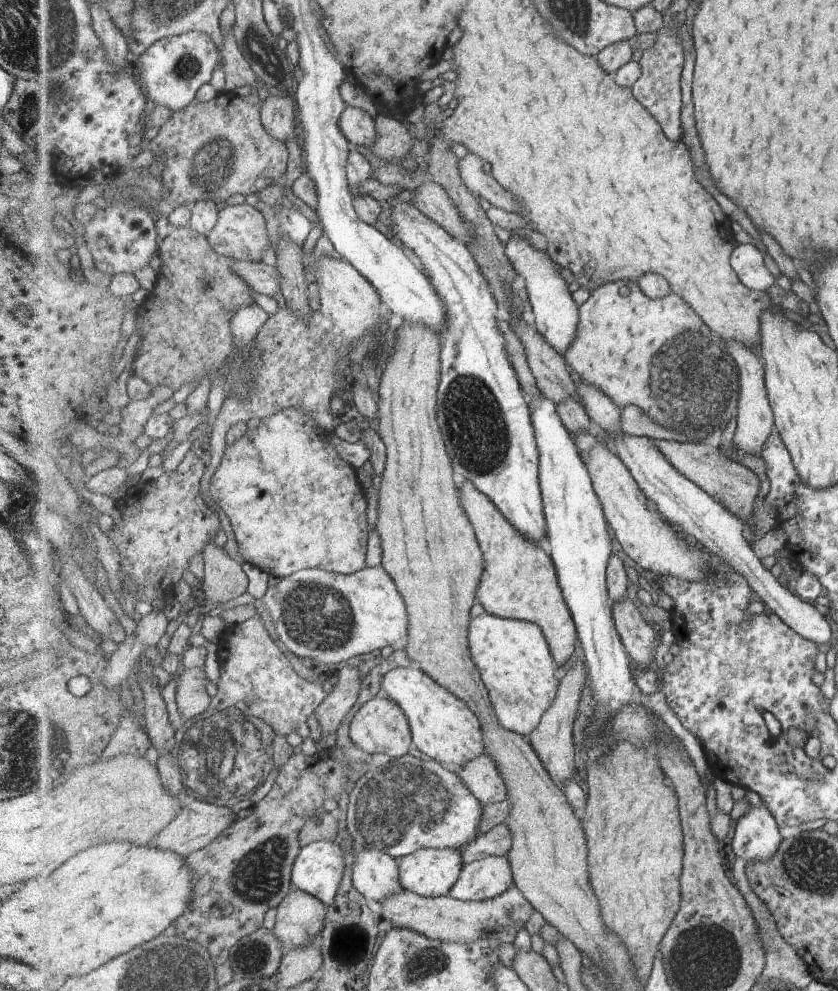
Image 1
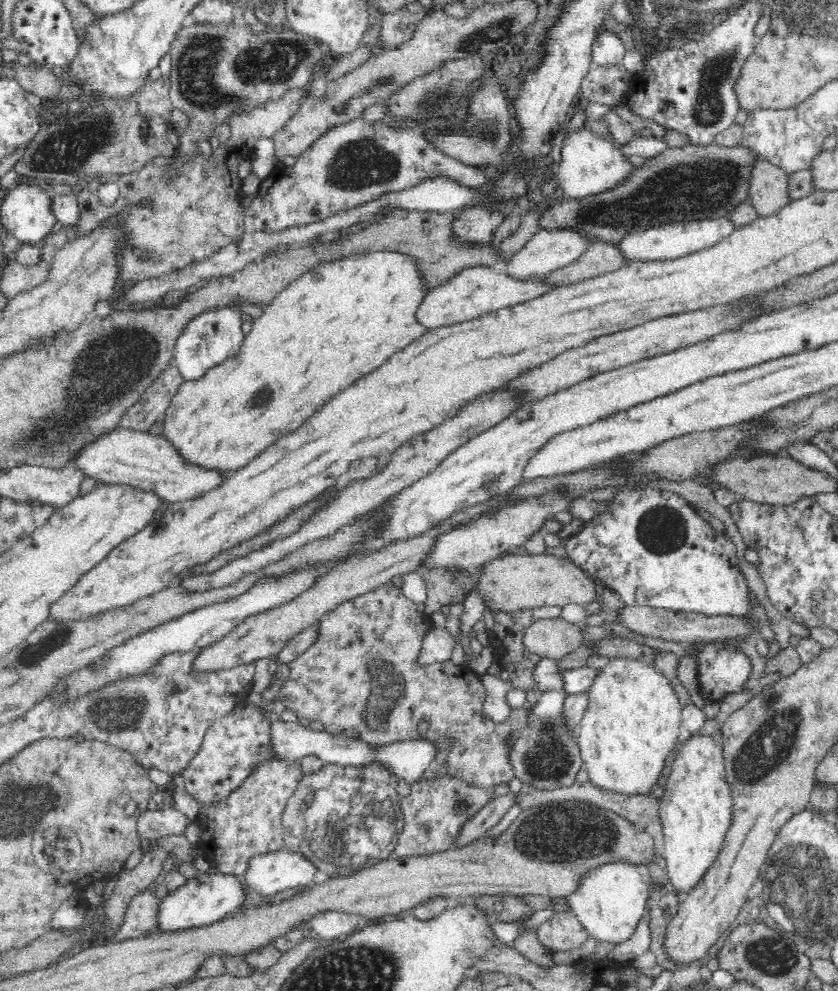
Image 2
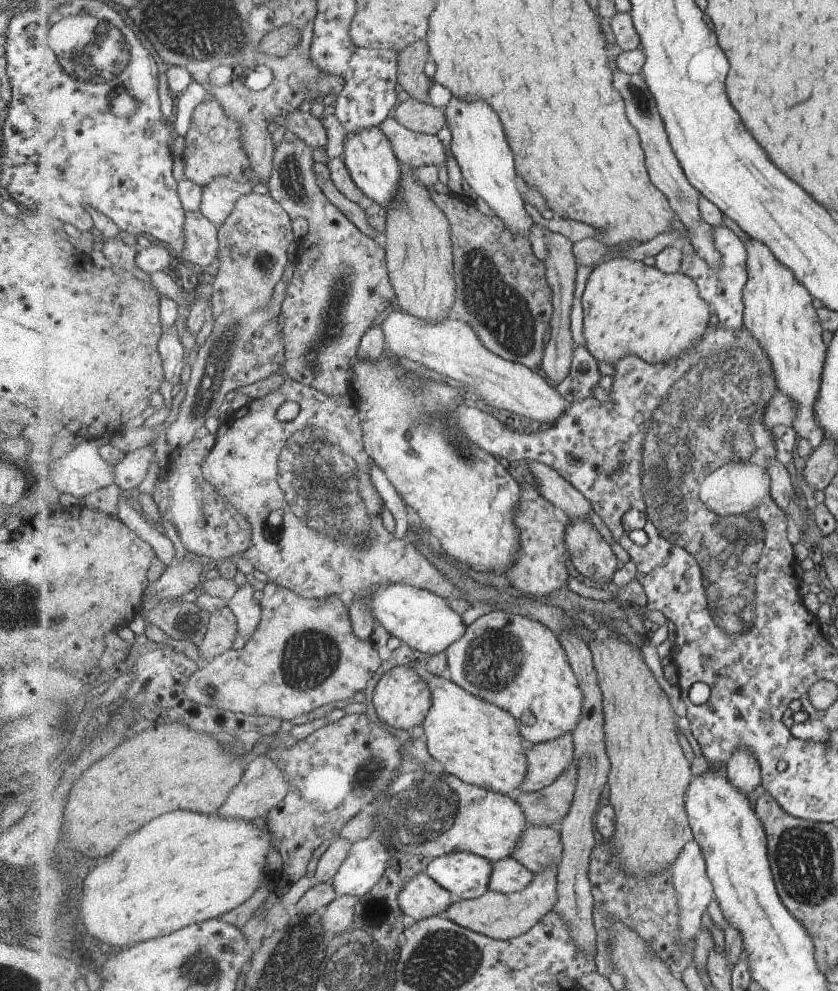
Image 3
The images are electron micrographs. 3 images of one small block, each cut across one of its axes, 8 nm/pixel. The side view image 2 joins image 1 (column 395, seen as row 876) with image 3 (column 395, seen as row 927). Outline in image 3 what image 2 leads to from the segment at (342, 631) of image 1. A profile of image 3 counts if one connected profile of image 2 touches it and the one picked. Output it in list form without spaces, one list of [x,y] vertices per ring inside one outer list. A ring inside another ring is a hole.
[[[408,583],[380,587],[372,592],[369,608],[377,624],[382,625],[392,636],[401,638],[409,647],[427,653],[441,654],[461,640],[467,626],[461,615],[451,610],[448,602],[427,589],[411,586]]]

